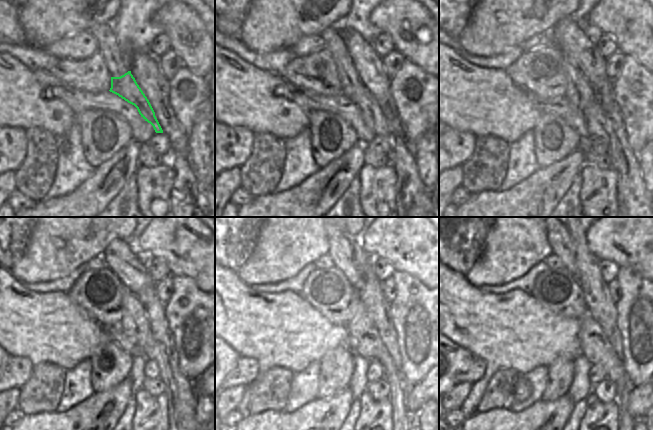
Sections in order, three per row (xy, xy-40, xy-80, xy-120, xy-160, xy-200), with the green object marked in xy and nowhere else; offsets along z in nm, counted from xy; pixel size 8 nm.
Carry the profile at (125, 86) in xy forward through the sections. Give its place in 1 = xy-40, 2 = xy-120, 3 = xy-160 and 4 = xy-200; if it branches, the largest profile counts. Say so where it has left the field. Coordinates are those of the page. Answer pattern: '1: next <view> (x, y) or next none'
1: next xy-40 (372, 115)
2: next xy-120 (154, 351)
3: next xy-160 (402, 418)
4: next xy-200 (624, 420)

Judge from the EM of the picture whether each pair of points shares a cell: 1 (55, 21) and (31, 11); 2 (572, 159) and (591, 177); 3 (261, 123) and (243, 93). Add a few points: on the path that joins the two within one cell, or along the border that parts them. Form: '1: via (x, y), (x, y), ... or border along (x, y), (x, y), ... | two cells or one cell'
1: via (49, 18), (37, 16) | one cell
2: border along (584, 162), (579, 169) | two cells
3: via (261, 116), (261, 113), (248, 100) | one cell

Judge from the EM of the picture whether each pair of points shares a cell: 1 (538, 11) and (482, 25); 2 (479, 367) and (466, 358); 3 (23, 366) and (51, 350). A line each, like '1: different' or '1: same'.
1: same
2: different
3: different

